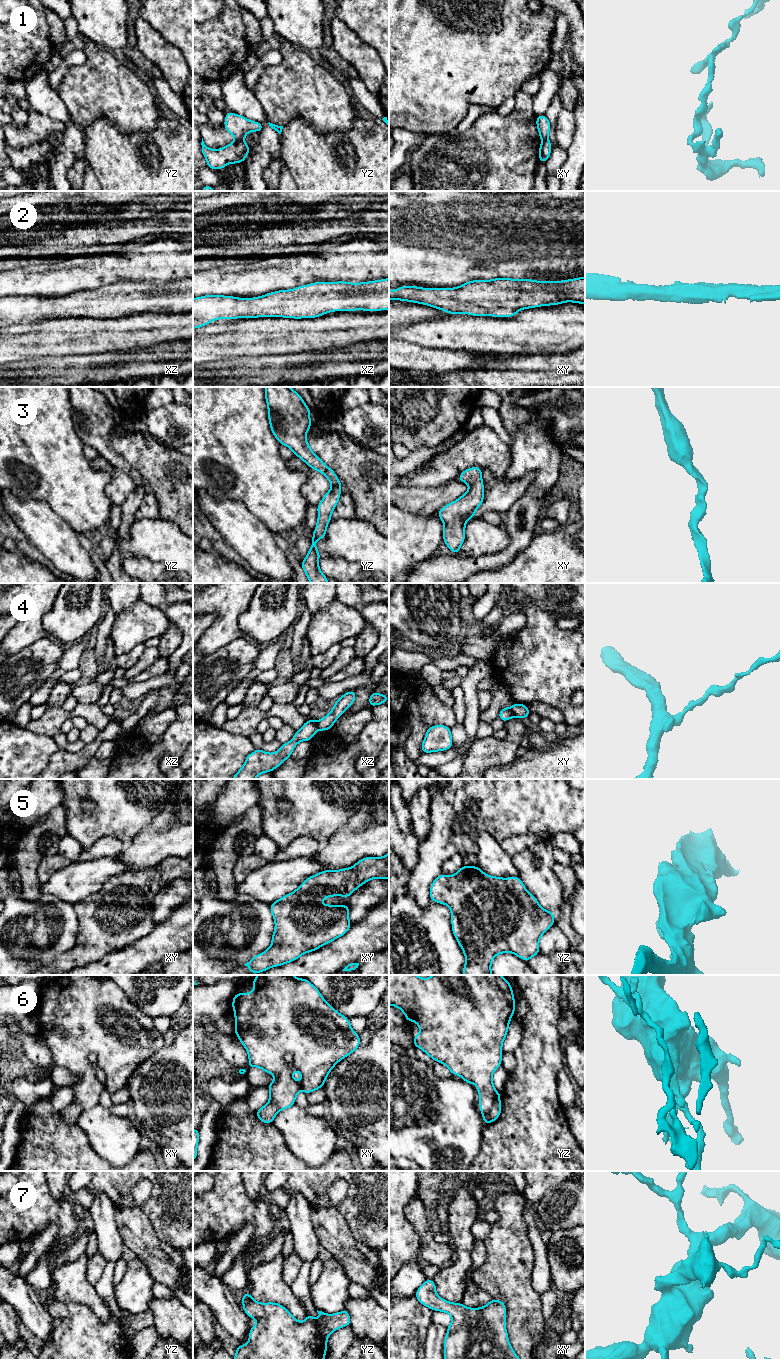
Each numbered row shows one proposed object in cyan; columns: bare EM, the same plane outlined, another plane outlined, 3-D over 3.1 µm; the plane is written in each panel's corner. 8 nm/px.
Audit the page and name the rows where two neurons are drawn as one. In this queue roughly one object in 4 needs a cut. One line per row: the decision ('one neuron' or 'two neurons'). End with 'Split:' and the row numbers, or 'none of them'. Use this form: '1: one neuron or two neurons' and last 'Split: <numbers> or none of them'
1: two neurons
2: one neuron
3: one neuron
4: two neurons
5: one neuron
6: one neuron
7: one neuron
Split: 1, 4

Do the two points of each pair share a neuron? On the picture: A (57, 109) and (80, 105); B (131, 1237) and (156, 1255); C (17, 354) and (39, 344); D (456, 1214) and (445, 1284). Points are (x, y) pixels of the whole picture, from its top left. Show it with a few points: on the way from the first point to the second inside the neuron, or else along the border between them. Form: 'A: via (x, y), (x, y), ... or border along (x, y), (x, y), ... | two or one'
A: border along (56, 92), (73, 121) | two
B: via (137, 1237), (150, 1249) | one
C: via (22, 350), (34, 344) | one
D: via (460, 1231), (462, 1237), (462, 1265), (460, 1267) | one

